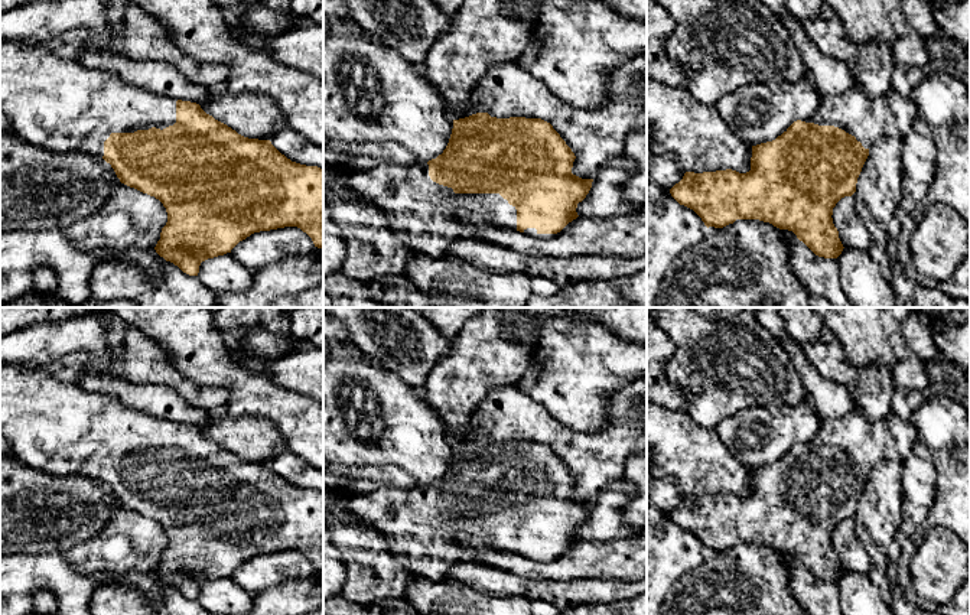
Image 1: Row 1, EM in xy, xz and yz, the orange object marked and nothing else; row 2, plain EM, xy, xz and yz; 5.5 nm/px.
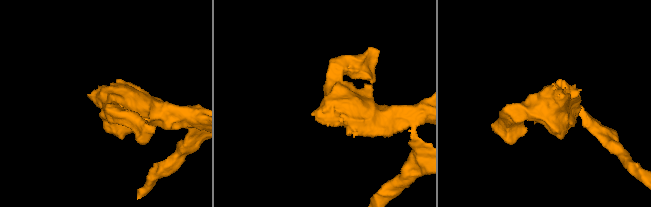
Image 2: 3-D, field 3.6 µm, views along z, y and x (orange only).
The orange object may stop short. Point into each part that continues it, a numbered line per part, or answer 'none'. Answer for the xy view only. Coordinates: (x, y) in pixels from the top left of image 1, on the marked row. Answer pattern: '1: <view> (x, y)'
1: xy (52, 101)

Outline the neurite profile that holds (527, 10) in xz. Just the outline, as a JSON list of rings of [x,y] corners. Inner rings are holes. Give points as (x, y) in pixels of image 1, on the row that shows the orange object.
[[[507,0],[502,4],[502,14],[518,16],[524,22],[534,25],[538,17],[538,3],[541,0]]]

